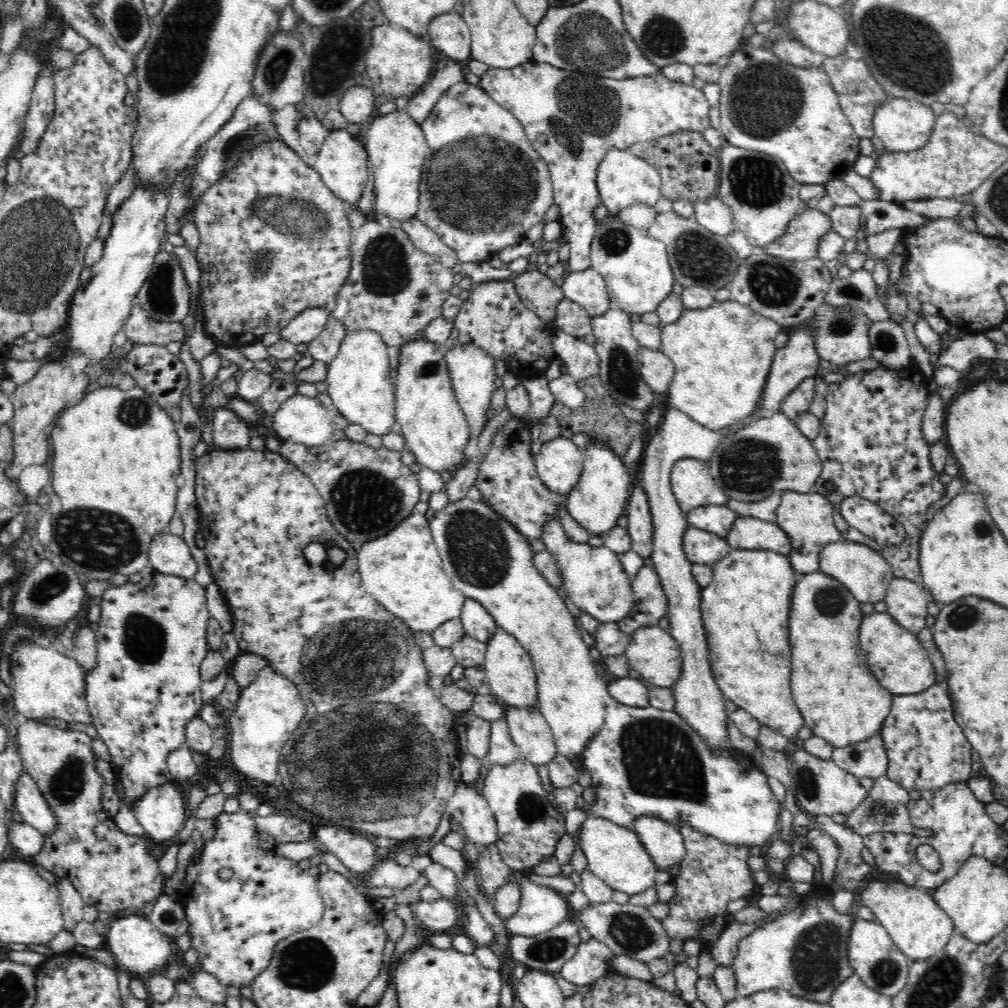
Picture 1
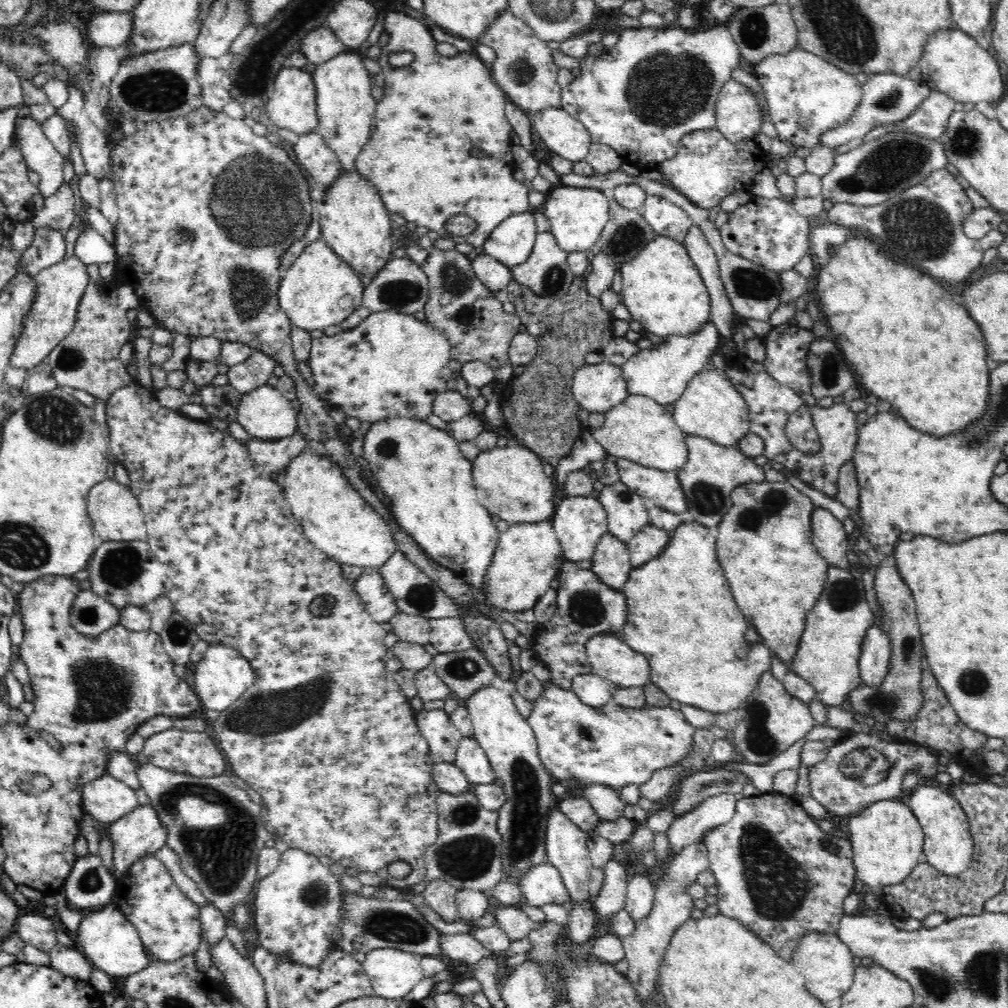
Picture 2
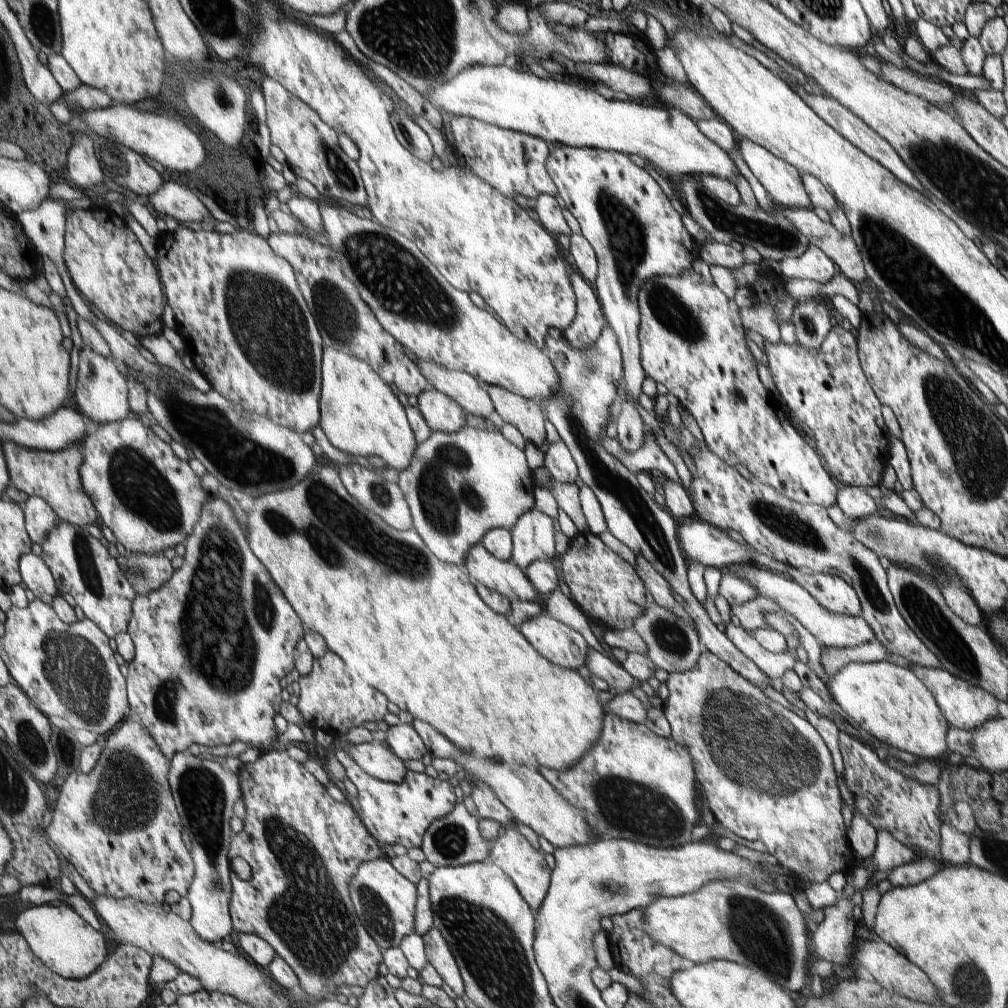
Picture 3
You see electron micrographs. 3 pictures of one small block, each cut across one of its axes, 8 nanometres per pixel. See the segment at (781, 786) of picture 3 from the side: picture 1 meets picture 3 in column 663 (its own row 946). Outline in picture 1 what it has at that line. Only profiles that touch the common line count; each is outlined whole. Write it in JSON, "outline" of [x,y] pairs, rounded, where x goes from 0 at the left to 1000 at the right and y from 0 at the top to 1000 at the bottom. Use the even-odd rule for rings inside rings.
{"outline":[[[681,813],[673,815],[675,827],[679,829],[681,849],[675,855],[675,863],[669,869],[667,877],[671,889],[663,895],[663,911],[657,913],[659,925],[665,935],[694,935],[698,938],[696,944],[702,944],[718,931],[722,925],[722,917],[726,917],[724,897],[730,893],[744,893],[748,889],[756,889],[756,879],[750,875],[750,865],[746,865],[742,853],[754,845],[748,839],[730,839],[718,833],[712,833],[704,827],[692,825]]]}

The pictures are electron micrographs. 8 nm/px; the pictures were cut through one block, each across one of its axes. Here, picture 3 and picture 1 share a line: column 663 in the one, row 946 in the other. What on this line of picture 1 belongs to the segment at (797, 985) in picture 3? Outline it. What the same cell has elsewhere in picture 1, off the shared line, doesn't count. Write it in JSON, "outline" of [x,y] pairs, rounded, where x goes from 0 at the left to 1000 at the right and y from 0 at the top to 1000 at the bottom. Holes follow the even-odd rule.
{"outline":[[[865,875],[859,879],[859,883],[851,889],[851,897],[861,901],[867,907],[867,913],[879,921],[889,940],[901,950],[903,958],[911,952],[921,952],[937,940],[940,940],[944,929],[948,927],[946,915],[938,909],[938,905],[927,895],[925,883],[911,883],[891,877],[879,877],[879,875]]]}

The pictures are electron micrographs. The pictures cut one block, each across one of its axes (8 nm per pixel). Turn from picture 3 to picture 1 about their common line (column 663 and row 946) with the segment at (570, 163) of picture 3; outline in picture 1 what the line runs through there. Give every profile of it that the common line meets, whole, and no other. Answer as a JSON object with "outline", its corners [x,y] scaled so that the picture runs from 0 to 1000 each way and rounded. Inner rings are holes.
{"outline":[[[242,786],[240,804],[214,812],[216,831],[206,835],[198,859],[190,859],[181,891],[177,893],[188,913],[192,942],[196,942],[196,960],[212,966],[222,978],[248,978],[262,964],[274,944],[274,938],[298,925],[317,917],[323,897],[315,873],[296,861],[290,853],[256,843],[256,821],[250,813],[260,794]]]}

